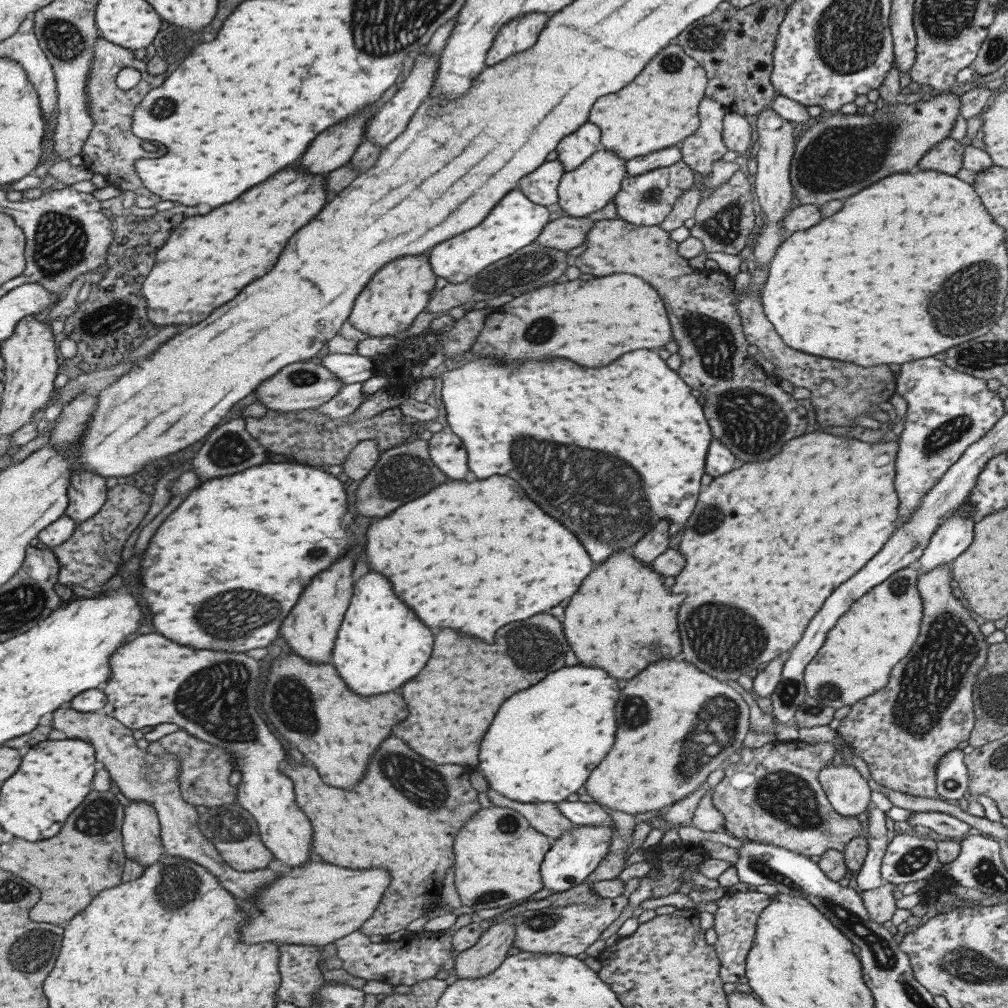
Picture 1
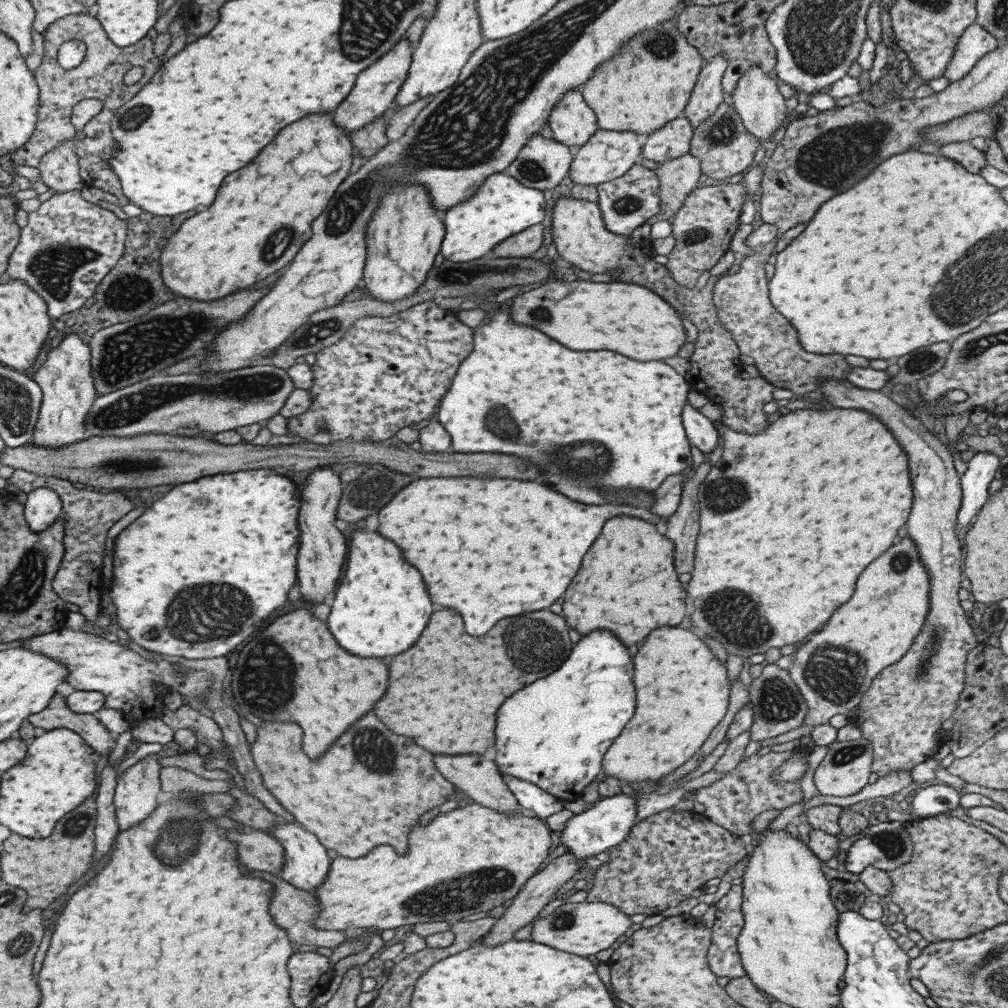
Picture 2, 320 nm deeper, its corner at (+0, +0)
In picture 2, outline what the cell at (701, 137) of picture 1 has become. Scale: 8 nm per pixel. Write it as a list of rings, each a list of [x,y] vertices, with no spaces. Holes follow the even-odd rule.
[[[714,54],[702,65],[693,90],[685,104],[682,114],[688,118],[690,125],[696,127],[705,117],[708,117],[721,104],[723,94],[721,79],[726,69],[725,54]]]

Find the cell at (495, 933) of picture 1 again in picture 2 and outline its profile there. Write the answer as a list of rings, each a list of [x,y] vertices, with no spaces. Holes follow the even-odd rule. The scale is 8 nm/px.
[[[569,851],[553,858],[542,870],[525,881],[523,888],[520,888],[515,898],[511,900],[511,906],[508,906],[503,914],[494,921],[490,930],[484,934],[481,943],[501,944],[501,942],[511,939],[516,930],[535,920],[537,913],[553,898],[554,892],[559,890],[559,887],[563,886],[567,880],[571,880],[578,869],[577,857]]]

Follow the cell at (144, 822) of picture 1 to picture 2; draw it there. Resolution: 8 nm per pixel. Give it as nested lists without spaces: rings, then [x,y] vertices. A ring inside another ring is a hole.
[[[169,741],[162,745],[162,749],[157,754],[151,754],[141,758],[138,762],[123,770],[118,778],[116,778],[116,785],[114,786],[114,795],[112,796],[112,803],[115,807],[115,824],[118,830],[131,828],[135,824],[141,823],[146,816],[155,808],[162,793],[159,789],[159,759],[163,757],[171,757],[183,755],[187,750],[179,746],[175,741]]]

